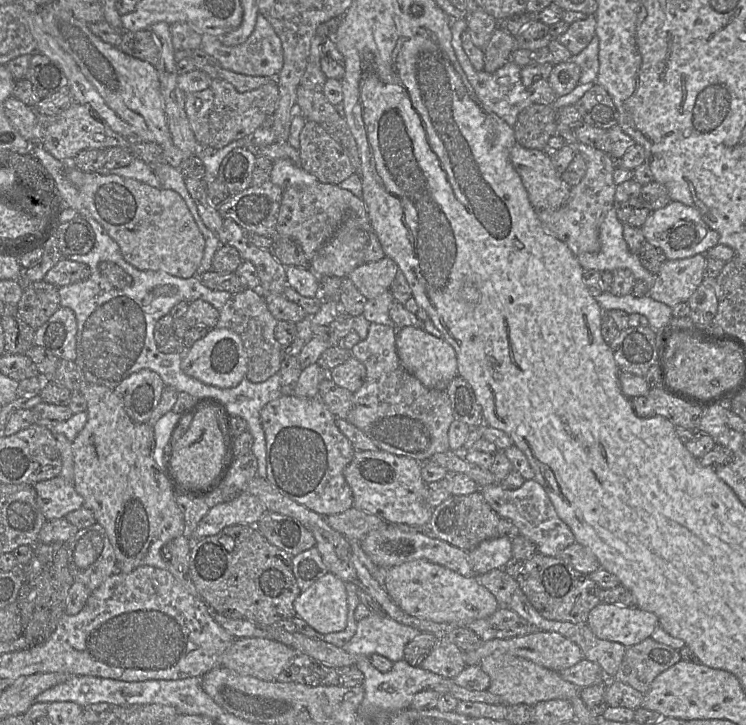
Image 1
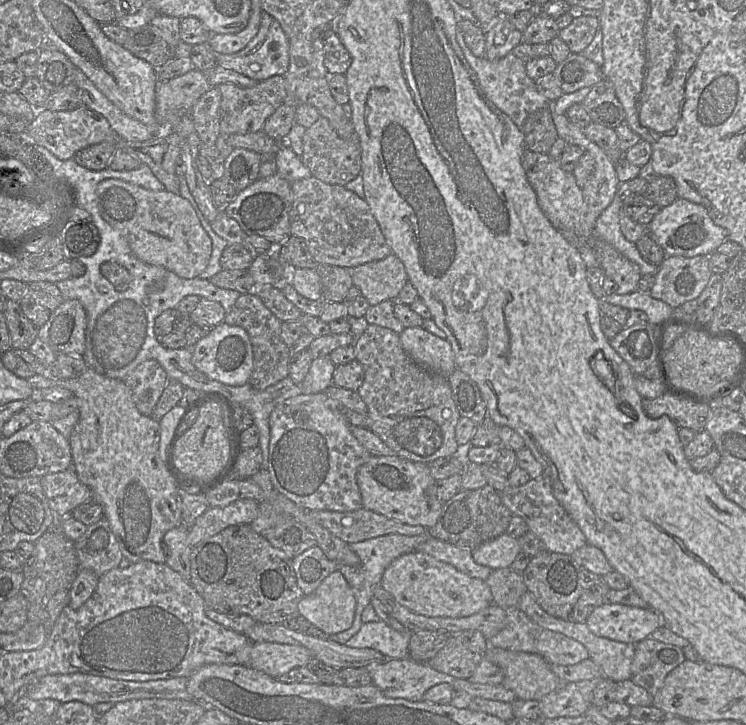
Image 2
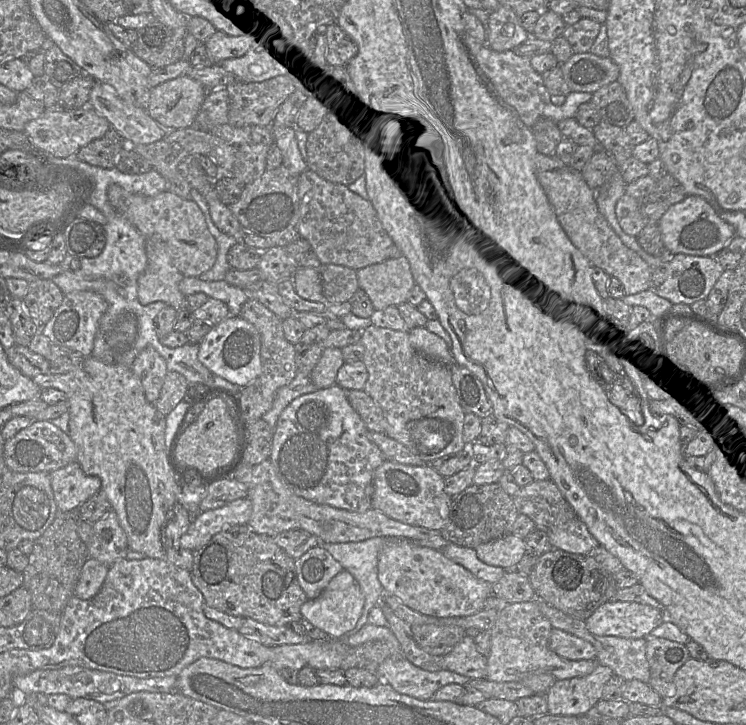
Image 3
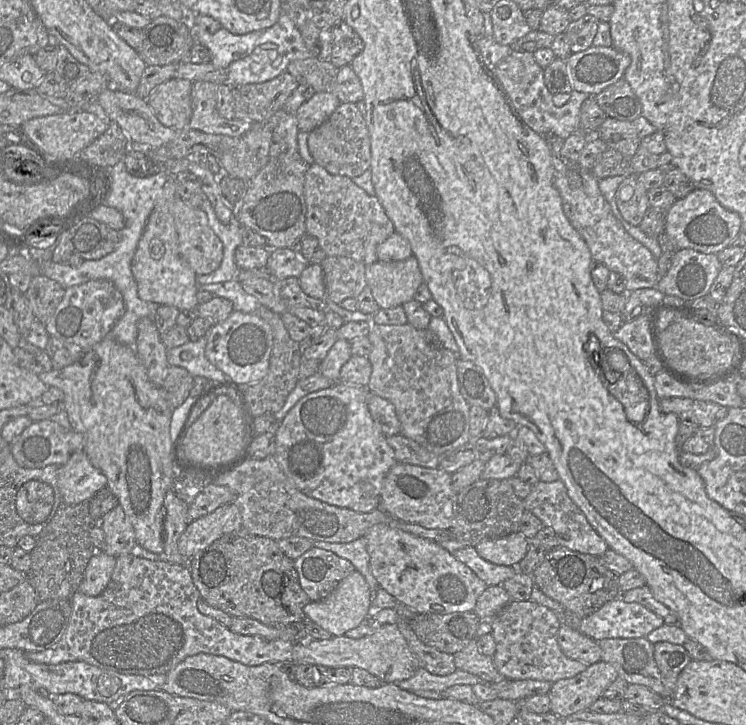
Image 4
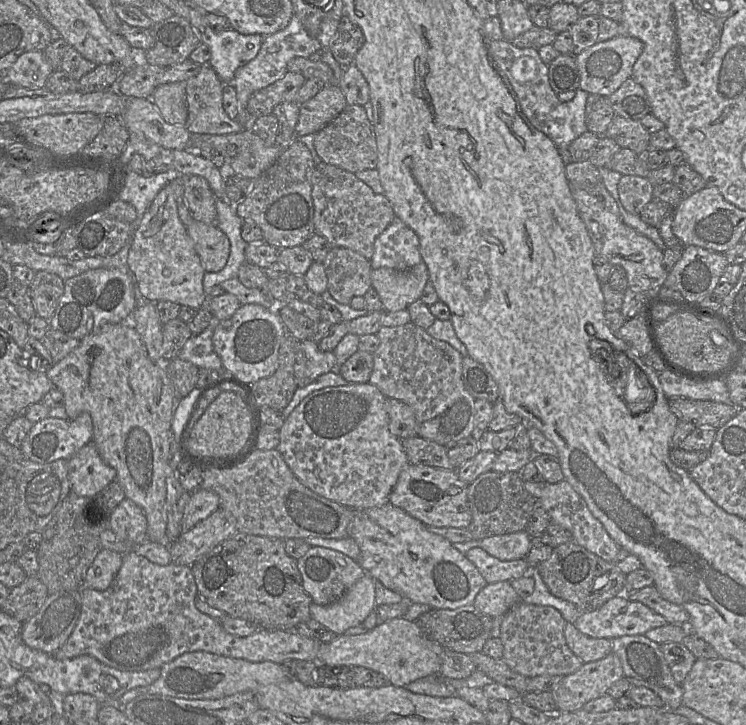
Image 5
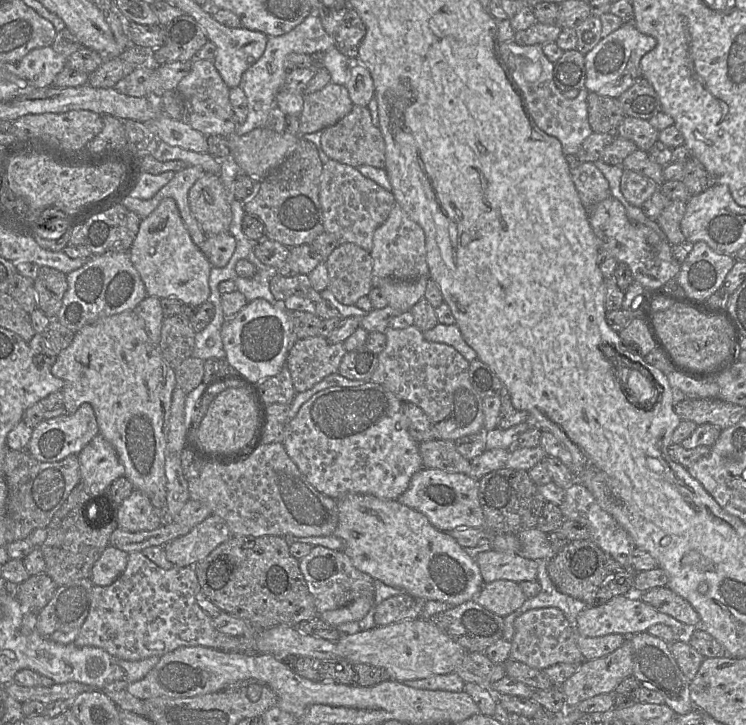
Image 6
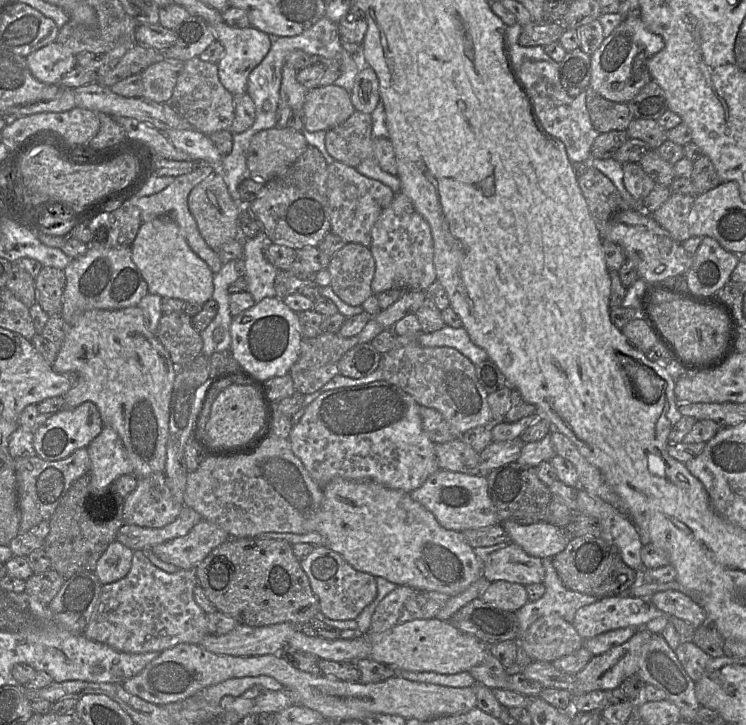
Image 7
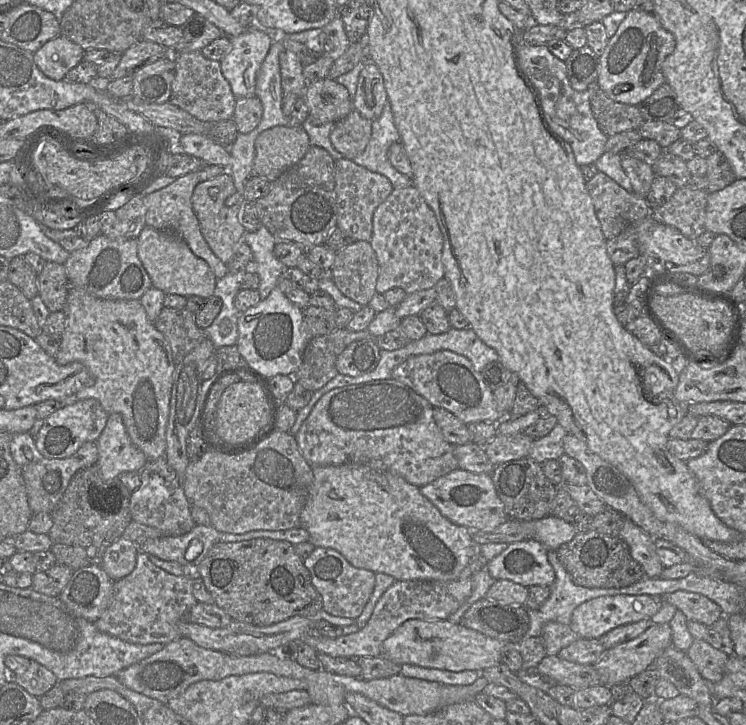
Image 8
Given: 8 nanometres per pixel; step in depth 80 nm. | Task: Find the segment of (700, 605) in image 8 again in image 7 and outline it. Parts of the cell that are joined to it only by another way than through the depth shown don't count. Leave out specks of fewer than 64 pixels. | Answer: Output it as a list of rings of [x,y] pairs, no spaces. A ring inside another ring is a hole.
[[[665,590],[650,597],[659,610],[690,623],[694,628],[708,622],[705,610],[686,594],[676,590]]]

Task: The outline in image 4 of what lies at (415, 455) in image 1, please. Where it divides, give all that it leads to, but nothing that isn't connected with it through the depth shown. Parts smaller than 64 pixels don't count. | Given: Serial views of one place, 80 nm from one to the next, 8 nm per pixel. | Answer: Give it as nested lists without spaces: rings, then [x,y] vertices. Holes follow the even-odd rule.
[[[372,324],[367,335],[372,351],[368,390],[390,401],[400,422],[400,435],[412,439],[437,455],[471,441],[470,406],[460,393],[457,361],[459,357],[444,348],[433,334],[404,325]]]

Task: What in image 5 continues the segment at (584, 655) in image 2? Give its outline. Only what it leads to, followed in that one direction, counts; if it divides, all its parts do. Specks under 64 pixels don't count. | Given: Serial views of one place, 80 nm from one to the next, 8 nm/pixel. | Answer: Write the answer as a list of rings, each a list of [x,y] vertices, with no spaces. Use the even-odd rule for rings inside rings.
[[[566,622],[564,637],[569,649],[583,663],[602,659],[612,652],[610,639],[589,637],[571,623]]]

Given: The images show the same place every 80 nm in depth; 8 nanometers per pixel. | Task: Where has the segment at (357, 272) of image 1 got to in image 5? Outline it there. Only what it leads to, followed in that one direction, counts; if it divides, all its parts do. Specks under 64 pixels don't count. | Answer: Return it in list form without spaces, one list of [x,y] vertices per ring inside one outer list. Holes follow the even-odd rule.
[[[424,261],[403,271],[383,267],[371,271],[372,288],[379,295],[385,312],[404,310],[420,299],[428,281]]]

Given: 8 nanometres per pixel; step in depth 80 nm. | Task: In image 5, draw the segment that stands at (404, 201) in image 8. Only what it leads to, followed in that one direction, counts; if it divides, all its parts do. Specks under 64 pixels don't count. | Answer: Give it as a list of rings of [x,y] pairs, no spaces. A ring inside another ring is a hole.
[[[395,217],[390,225],[375,239],[374,254],[371,258],[372,269],[383,267],[403,271],[422,261],[417,234],[398,217]]]

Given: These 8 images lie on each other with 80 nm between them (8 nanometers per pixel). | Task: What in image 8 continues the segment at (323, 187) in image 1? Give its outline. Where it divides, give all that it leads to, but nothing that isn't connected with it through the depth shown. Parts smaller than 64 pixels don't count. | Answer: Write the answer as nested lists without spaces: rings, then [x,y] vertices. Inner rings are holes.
[[[342,158],[335,162],[335,194],[337,202],[337,228],[341,229],[352,241],[370,243],[373,229],[373,214],[393,191],[390,180],[352,160]]]

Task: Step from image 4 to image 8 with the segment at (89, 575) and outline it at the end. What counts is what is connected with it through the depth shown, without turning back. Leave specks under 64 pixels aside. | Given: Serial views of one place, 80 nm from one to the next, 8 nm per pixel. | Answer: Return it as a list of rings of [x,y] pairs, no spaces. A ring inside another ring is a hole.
[[[120,537],[106,549],[100,565],[113,581],[119,580],[134,570],[138,552],[134,542]]]

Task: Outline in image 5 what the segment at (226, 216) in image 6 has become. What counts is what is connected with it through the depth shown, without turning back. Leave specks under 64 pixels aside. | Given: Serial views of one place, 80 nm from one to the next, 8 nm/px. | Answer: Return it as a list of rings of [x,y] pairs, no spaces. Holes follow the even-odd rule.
[[[185,177],[184,198],[194,220],[216,226],[216,198],[205,178]]]

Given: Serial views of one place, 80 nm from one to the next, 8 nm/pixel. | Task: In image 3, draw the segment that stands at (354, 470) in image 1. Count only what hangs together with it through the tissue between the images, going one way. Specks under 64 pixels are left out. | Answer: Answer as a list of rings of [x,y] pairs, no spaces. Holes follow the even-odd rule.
[[[385,460],[374,472],[371,508],[404,524],[441,530],[447,523],[452,497],[445,492],[444,477],[430,465],[410,466]]]

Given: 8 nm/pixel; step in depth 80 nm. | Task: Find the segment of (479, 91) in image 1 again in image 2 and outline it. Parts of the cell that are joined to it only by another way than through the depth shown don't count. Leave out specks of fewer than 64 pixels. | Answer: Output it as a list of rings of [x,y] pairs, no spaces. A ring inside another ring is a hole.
[[[459,28],[456,38],[466,59],[477,75],[479,88],[484,97],[506,114],[519,128],[532,112],[548,107],[550,101],[538,92],[535,81],[528,77],[526,63],[523,60],[512,53],[494,61],[490,61],[486,57],[477,57],[467,46]]]

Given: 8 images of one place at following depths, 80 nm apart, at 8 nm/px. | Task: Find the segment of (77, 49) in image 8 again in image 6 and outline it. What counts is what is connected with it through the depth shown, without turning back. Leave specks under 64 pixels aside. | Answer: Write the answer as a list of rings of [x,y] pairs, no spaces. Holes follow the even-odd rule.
[[[51,46],[36,48],[16,64],[17,74],[35,88],[49,87],[66,66],[67,58],[56,53]]]

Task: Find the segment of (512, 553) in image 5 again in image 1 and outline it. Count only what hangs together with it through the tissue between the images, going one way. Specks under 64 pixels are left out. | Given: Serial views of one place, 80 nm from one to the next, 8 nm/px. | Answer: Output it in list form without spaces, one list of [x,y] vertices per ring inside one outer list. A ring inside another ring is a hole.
[[[498,537],[481,542],[468,552],[472,569],[482,575],[494,569],[501,569],[512,558],[511,540]]]

